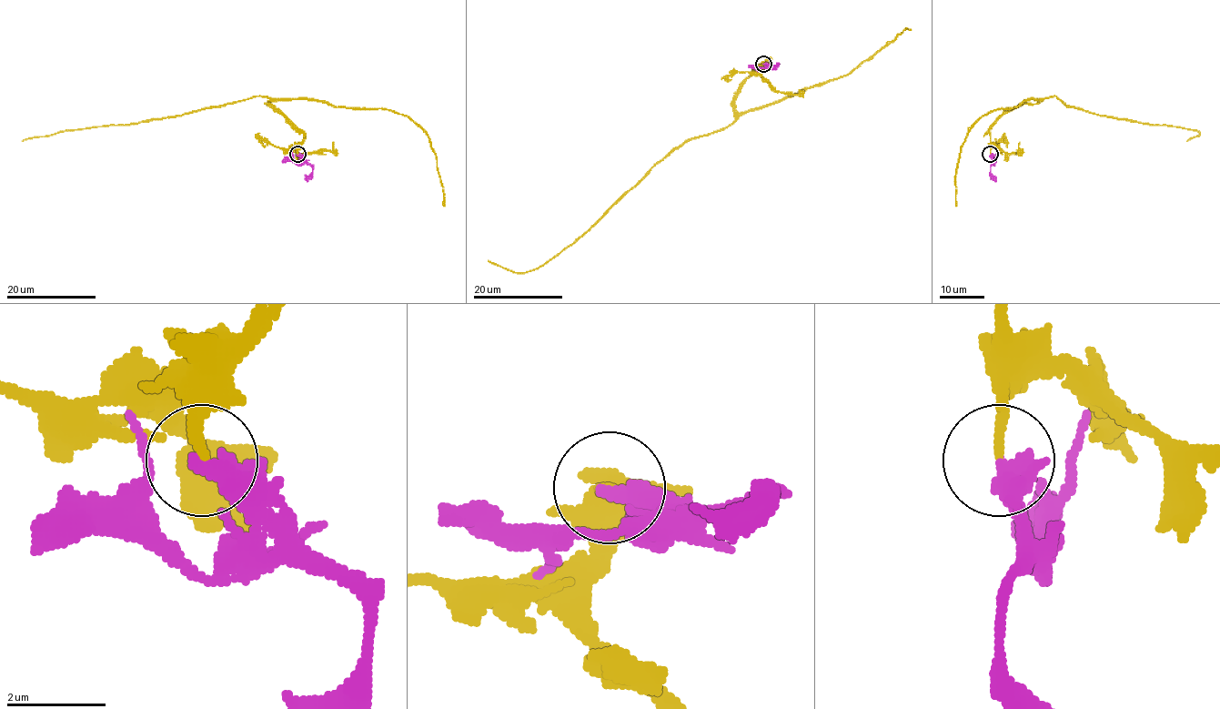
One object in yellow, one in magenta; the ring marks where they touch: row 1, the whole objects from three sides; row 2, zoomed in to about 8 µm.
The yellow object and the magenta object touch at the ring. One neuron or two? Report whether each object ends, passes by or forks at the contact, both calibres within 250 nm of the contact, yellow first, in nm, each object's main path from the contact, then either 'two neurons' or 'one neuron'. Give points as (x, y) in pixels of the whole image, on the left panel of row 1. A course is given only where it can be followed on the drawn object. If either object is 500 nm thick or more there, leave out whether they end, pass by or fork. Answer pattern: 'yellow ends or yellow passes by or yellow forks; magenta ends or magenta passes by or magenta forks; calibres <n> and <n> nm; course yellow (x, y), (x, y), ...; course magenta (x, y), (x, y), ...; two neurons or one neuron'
yellow ends; magenta ends; calibres 190 and 460 nm; course yellow (297, 155), (303, 133), (268, 104), (269, 99), (261, 96), (181, 115), (71, 129), (22, 141); course magenta (297, 155), (312, 167), (312, 175), (307, 181); one neuron

